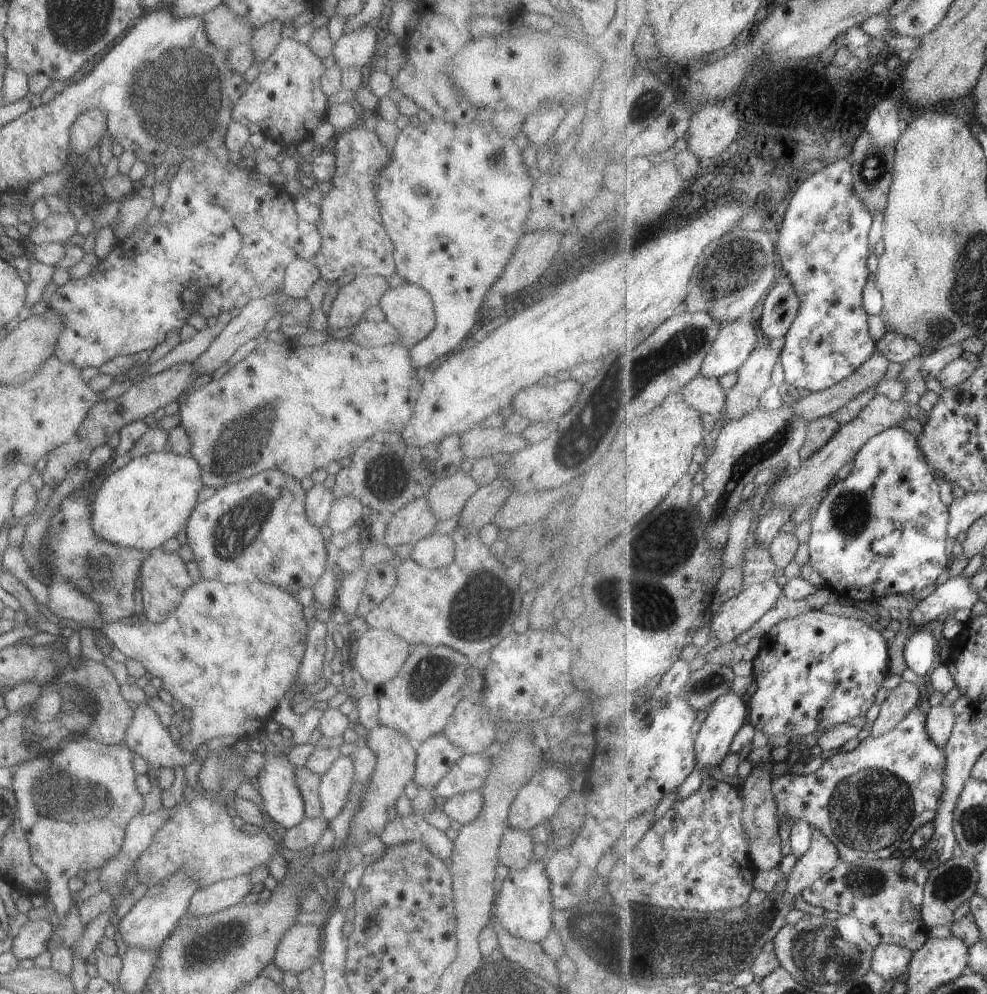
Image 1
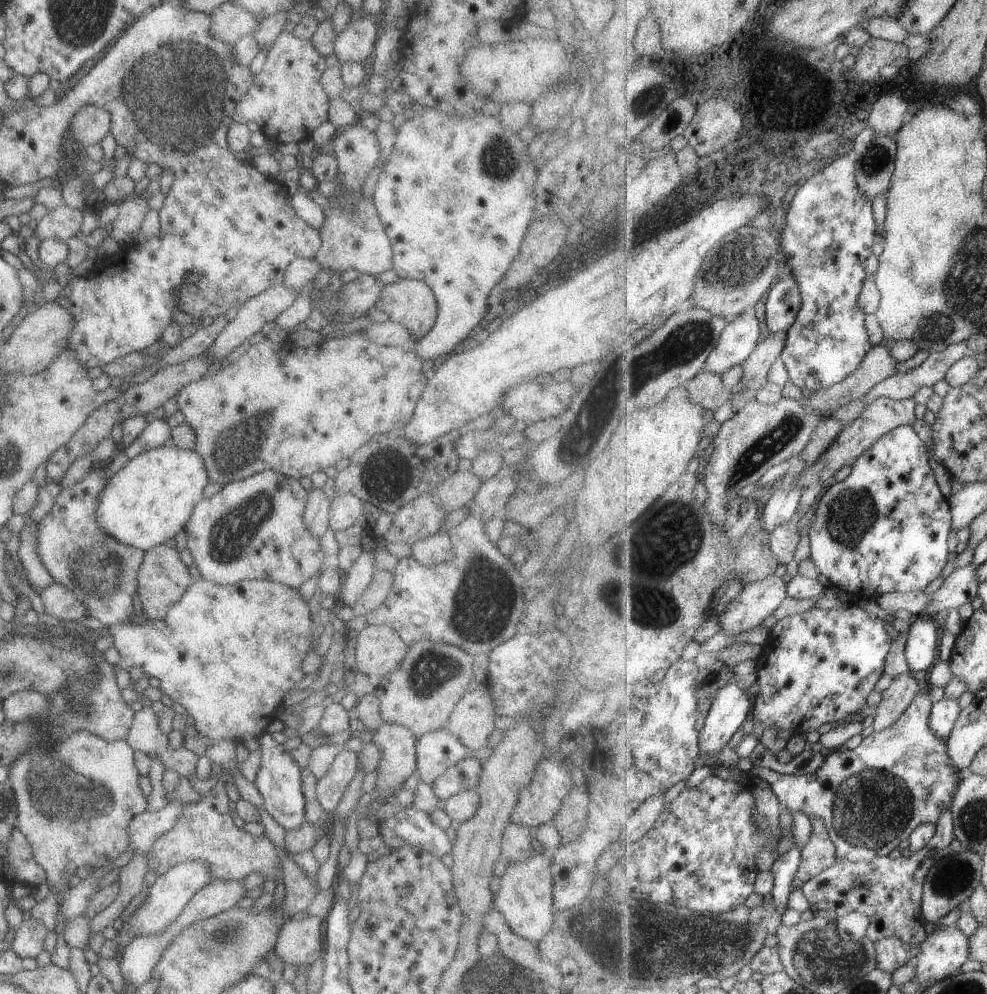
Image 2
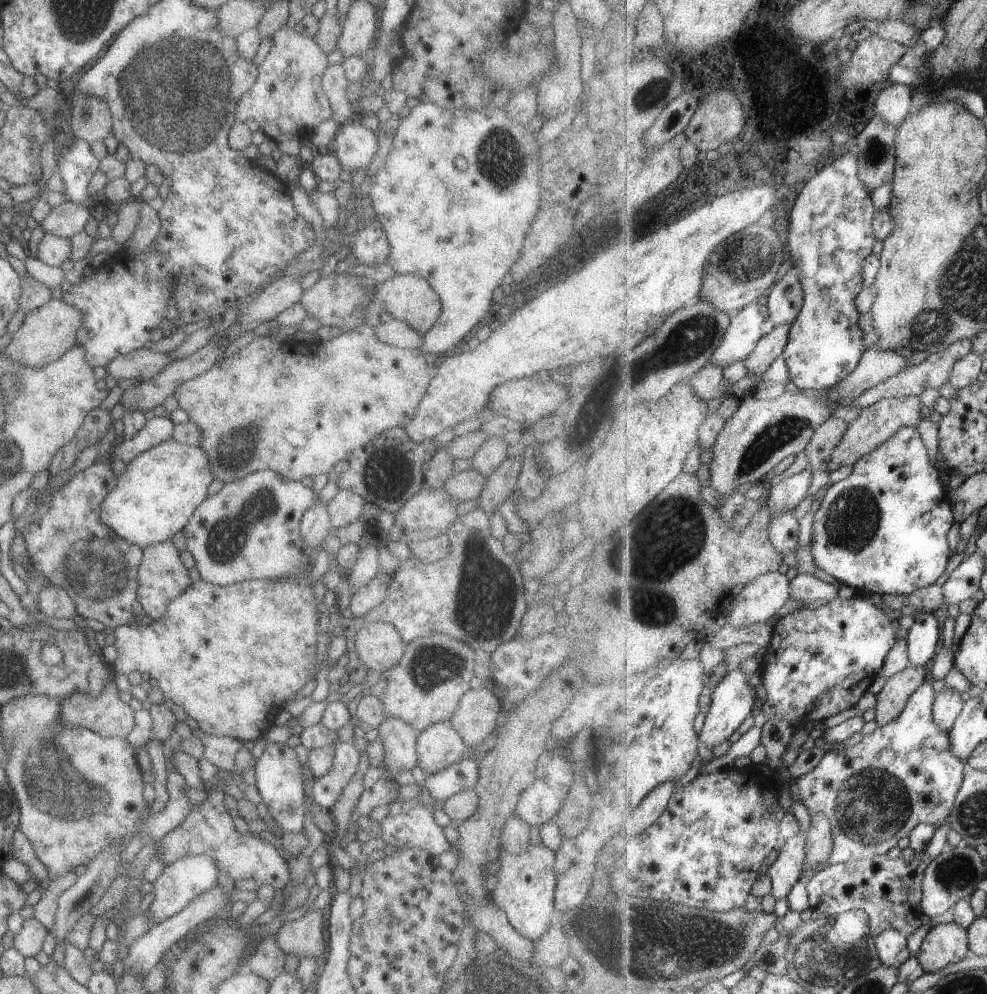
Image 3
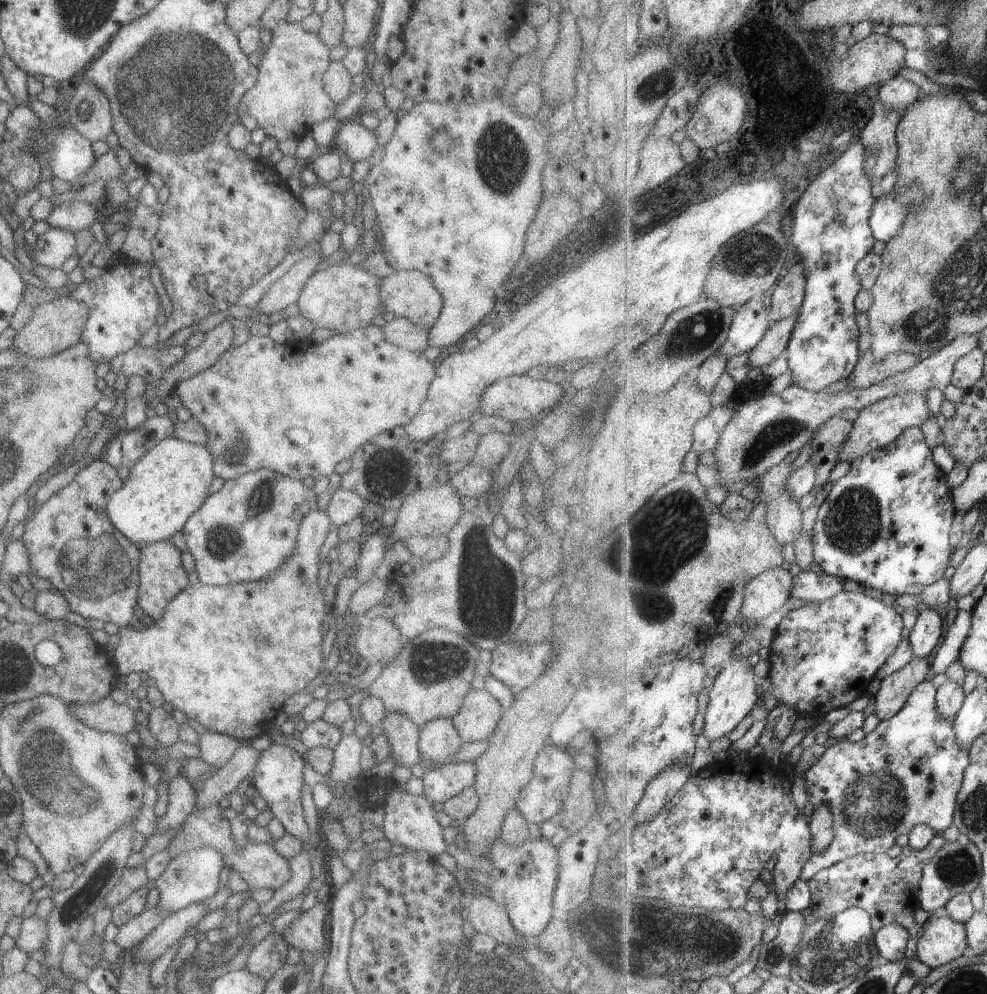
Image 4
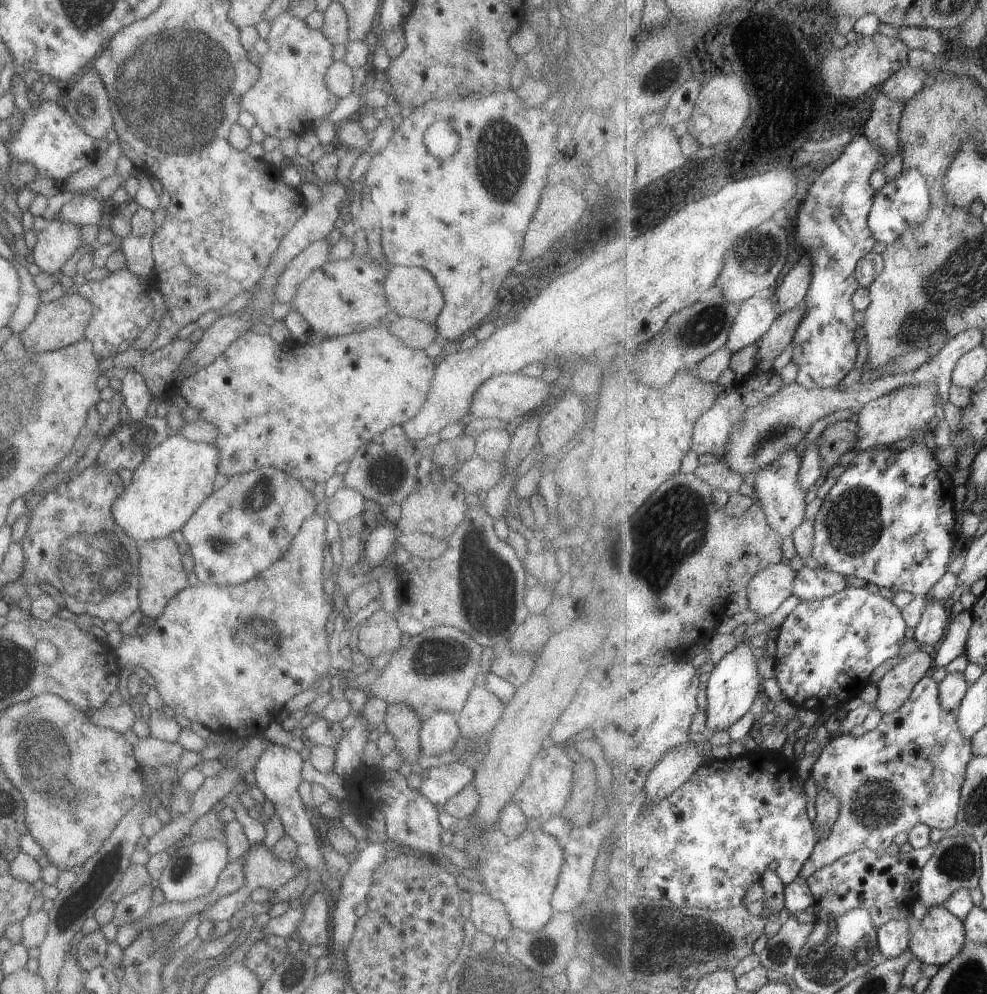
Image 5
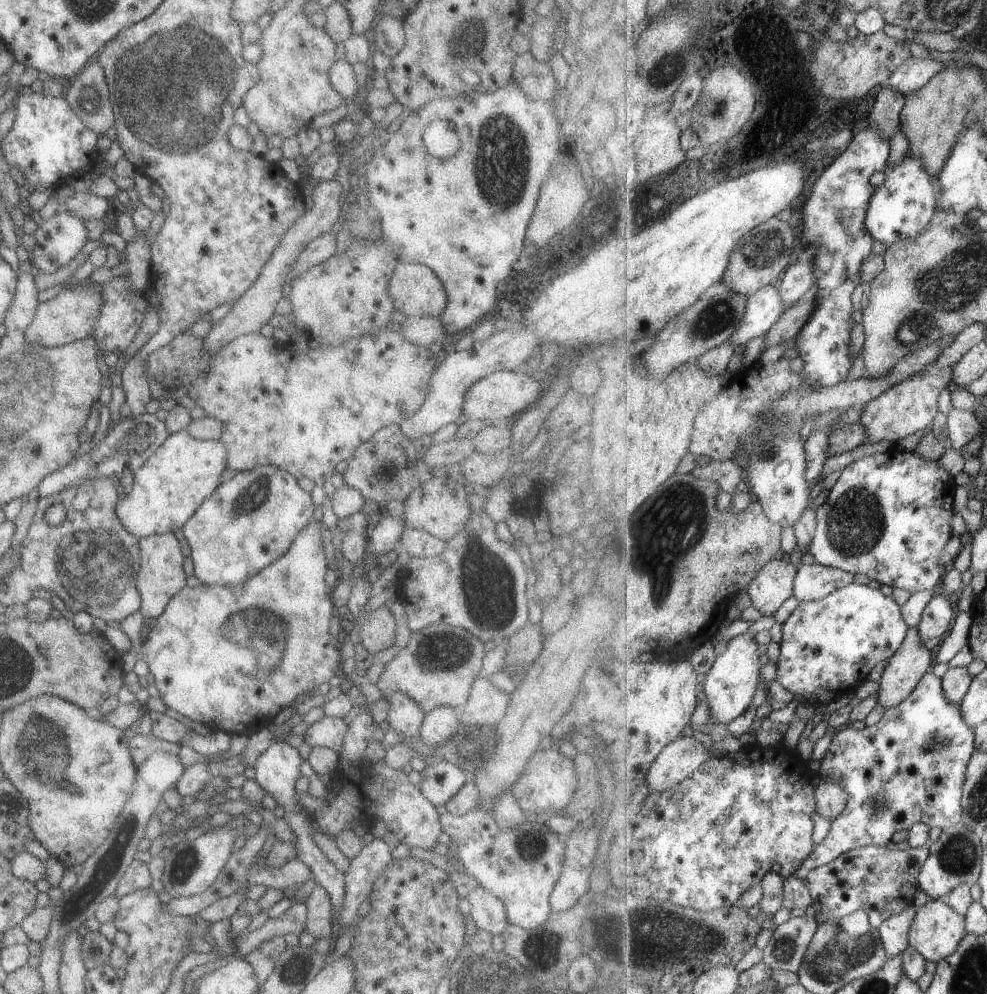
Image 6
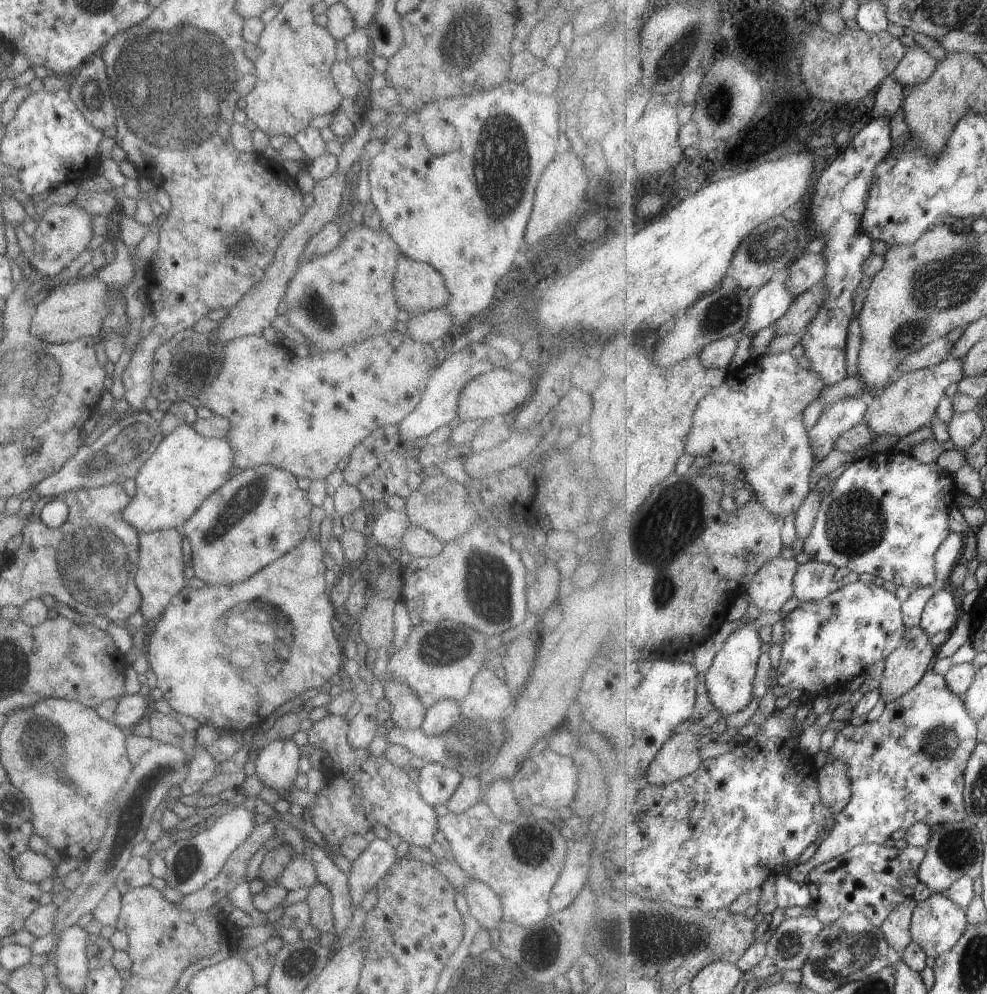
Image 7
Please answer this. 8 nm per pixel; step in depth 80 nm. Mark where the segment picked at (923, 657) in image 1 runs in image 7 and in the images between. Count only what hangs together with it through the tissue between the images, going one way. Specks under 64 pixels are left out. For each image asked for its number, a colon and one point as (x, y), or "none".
2: (922, 650)
3: (923, 637)
4: (925, 635)
5: (936, 620)
6: (939, 616)
7: (940, 615)

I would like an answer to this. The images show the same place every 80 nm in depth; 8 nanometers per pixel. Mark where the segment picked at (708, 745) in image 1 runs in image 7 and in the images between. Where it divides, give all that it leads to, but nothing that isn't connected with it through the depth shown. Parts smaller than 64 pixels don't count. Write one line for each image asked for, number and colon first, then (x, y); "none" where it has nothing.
2: (730, 708)
3: (733, 700)
4: (733, 695)
5: (732, 689)
6: (730, 685)
7: (729, 682)

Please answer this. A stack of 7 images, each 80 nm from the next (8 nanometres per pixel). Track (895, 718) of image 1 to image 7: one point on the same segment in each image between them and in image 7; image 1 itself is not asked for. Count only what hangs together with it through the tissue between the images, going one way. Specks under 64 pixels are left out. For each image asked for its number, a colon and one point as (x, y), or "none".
2: (897, 698)
3: (892, 700)
4: (895, 691)
5: (896, 687)
6: (912, 662)
7: (905, 668)

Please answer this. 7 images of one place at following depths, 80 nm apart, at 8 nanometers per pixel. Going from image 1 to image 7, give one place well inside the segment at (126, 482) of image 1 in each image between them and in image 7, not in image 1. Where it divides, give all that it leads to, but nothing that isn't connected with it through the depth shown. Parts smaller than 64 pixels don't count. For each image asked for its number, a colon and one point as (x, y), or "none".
2: (146, 502)
3: (156, 493)
4: (170, 481)
5: (177, 475)
6: (171, 484)
7: (185, 468)

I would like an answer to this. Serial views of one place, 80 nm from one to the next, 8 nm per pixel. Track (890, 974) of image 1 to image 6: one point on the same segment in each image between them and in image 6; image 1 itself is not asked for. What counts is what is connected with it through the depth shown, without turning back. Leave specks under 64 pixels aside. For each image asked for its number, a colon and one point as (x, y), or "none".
2: (892, 953)
3: (893, 950)
4: (891, 940)
5: (894, 937)
6: (895, 932)

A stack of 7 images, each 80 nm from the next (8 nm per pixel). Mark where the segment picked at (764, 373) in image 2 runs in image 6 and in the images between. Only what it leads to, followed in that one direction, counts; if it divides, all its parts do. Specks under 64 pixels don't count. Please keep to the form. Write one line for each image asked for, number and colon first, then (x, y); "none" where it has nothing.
3: (772, 345)
4: (773, 344)
5: (782, 334)
6: (794, 319)

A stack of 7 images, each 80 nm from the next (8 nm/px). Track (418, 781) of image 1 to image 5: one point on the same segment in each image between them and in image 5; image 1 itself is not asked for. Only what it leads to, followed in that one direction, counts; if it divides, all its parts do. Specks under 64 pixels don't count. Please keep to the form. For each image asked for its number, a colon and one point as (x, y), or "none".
2: (437, 750)
3: (438, 746)
4: (437, 742)
5: (437, 734)

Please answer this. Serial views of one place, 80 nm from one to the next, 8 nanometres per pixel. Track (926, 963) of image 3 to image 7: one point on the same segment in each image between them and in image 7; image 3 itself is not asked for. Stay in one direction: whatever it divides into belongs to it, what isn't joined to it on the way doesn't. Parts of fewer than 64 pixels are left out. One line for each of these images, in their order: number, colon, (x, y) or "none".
4: (944, 939)
5: (941, 935)
6: (938, 929)
7: (938, 923)

